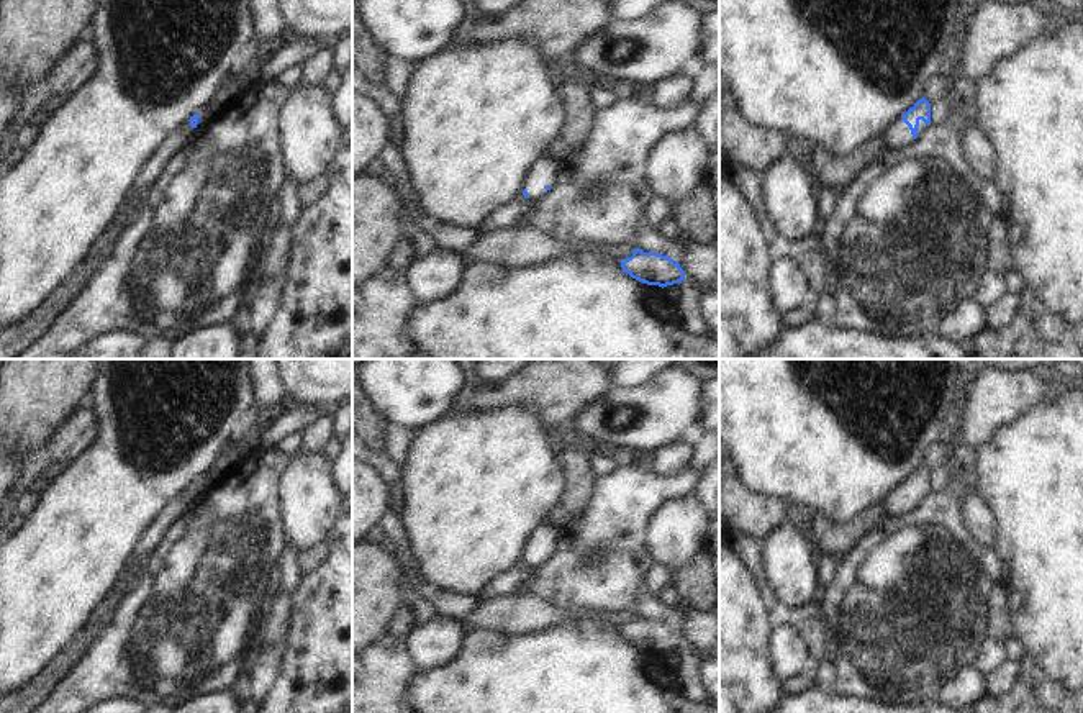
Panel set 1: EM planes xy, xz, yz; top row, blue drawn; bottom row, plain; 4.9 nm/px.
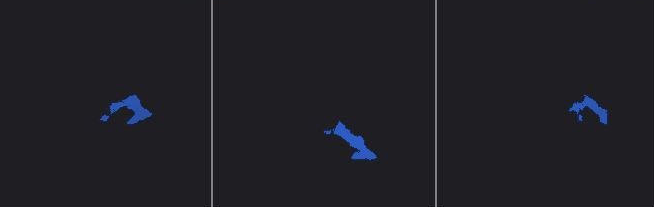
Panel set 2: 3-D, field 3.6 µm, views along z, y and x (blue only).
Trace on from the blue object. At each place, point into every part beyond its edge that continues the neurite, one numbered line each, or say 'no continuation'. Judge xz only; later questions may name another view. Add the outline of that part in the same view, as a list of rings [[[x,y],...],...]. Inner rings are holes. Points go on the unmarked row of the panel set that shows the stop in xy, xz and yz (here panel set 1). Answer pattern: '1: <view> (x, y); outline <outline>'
1: xz (543, 540); outline [[[541,525],[531,533],[531,538],[524,546],[524,556],[531,567],[541,567],[549,561],[544,554],[554,554],[557,536],[559,529],[552,525]]]

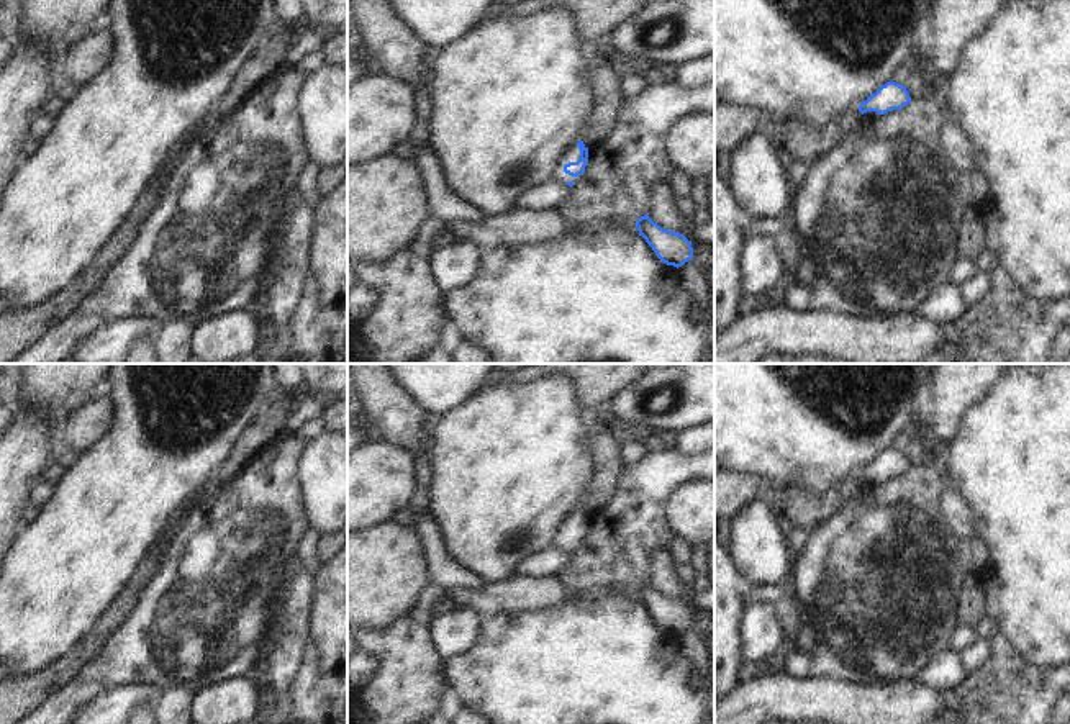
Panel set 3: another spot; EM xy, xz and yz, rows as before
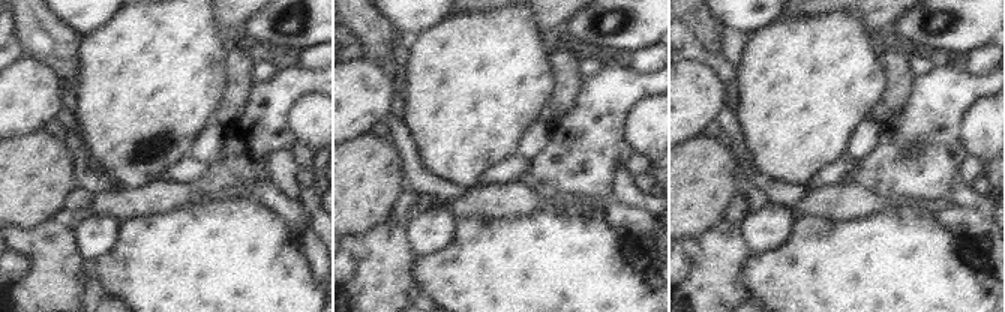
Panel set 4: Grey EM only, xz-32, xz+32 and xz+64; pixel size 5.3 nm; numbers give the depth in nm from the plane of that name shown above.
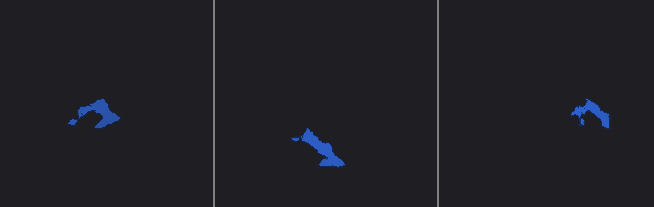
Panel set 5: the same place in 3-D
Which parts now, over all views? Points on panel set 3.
1: xz (572, 521); outline [[[572,509],[569,518],[564,519],[560,524],[559,524],[559,529],[557,529],[557,534],[554,537],[554,542],[552,545],[554,547],[559,547],[562,550],[567,550],[567,549],[578,549],[582,545],[582,542],[577,542],[577,544],[572,544],[569,541],[564,539],[564,532],[569,531],[569,529],[577,529],[580,526],[580,516],[577,513],[577,509]]]

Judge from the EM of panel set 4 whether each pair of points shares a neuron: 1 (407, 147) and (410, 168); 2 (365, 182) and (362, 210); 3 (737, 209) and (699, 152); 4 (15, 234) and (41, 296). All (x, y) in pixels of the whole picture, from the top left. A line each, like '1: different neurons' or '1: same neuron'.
1: same neuron
2: same neuron
3: different neurons
4: same neuron

